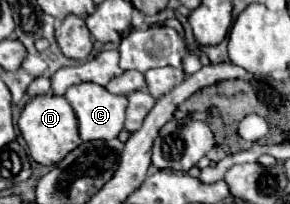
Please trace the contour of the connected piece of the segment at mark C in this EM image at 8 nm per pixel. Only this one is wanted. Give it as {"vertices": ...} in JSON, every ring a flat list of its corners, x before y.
{"vertices":[[79,83,67,89,65,99,75,111,83,141,115,139,121,133,127,97,113,95,95,83]]}

